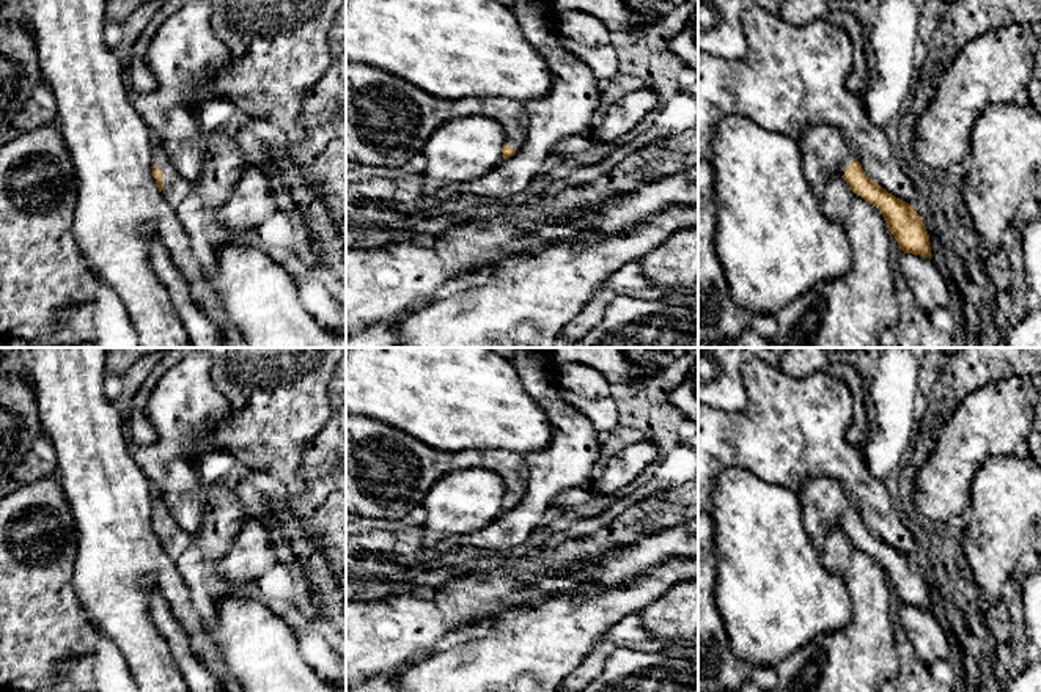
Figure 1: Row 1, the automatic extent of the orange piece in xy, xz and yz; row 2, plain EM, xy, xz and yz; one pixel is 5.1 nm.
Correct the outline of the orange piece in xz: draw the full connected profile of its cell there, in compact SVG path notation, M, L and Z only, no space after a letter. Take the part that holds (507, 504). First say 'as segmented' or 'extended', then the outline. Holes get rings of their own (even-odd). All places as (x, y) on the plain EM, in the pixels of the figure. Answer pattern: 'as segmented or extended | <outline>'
extended | M346 412L346 511L359 517L409 516L442 477L465 469L487 469L503 480L503 511L514 508L525 494L528 467L520 453L447 453L388 425Z

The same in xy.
extended | M157 495L153 497L153 528L157 535L159 544L164 546L171 560L178 560L186 547L190 544L192 536L182 532L170 516L164 500Z

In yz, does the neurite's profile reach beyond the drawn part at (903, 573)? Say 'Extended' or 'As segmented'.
Extended

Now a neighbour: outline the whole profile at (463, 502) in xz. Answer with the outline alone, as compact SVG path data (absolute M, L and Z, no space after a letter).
M487 469L456 470L442 477L425 495L423 544L439 550L451 535L472 535L503 513L503 480Z

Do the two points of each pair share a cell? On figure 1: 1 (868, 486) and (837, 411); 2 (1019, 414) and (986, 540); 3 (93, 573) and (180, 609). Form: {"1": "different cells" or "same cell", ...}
{"1": "same cell", "2": "different cells", "3": "same cell"}

